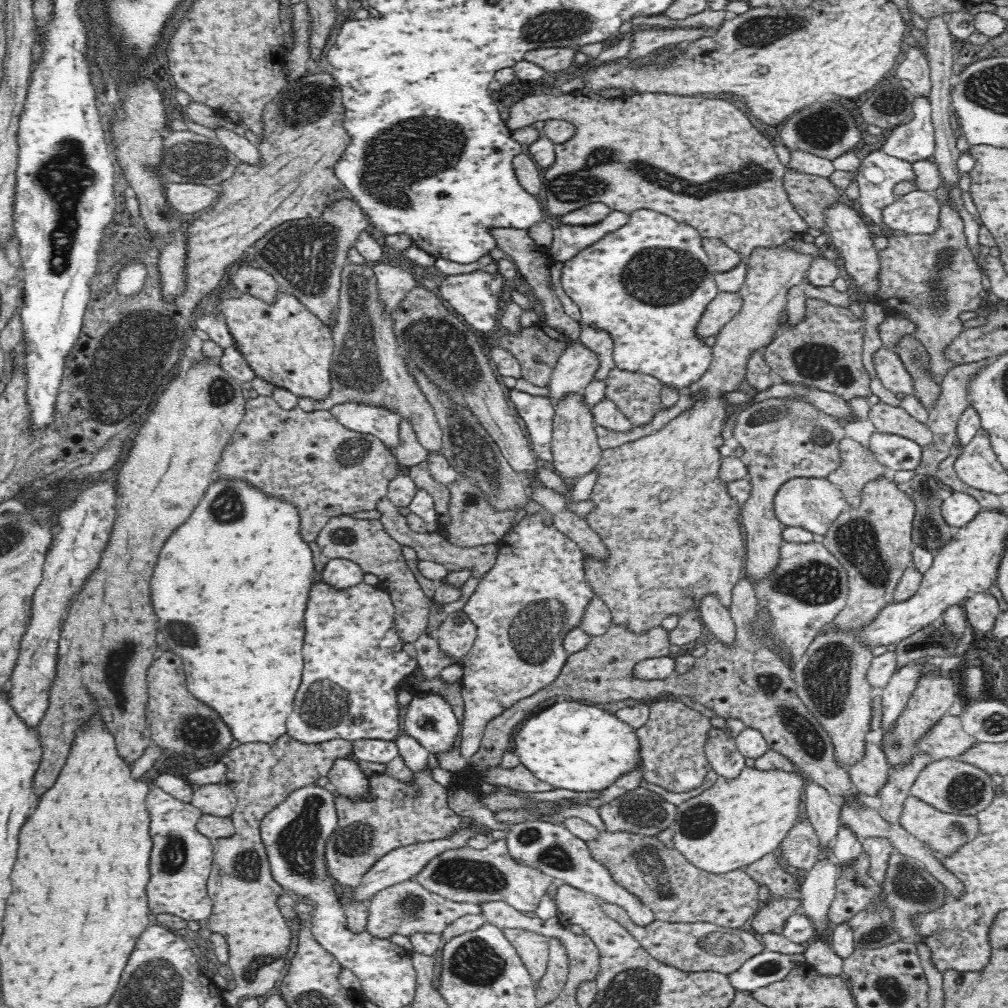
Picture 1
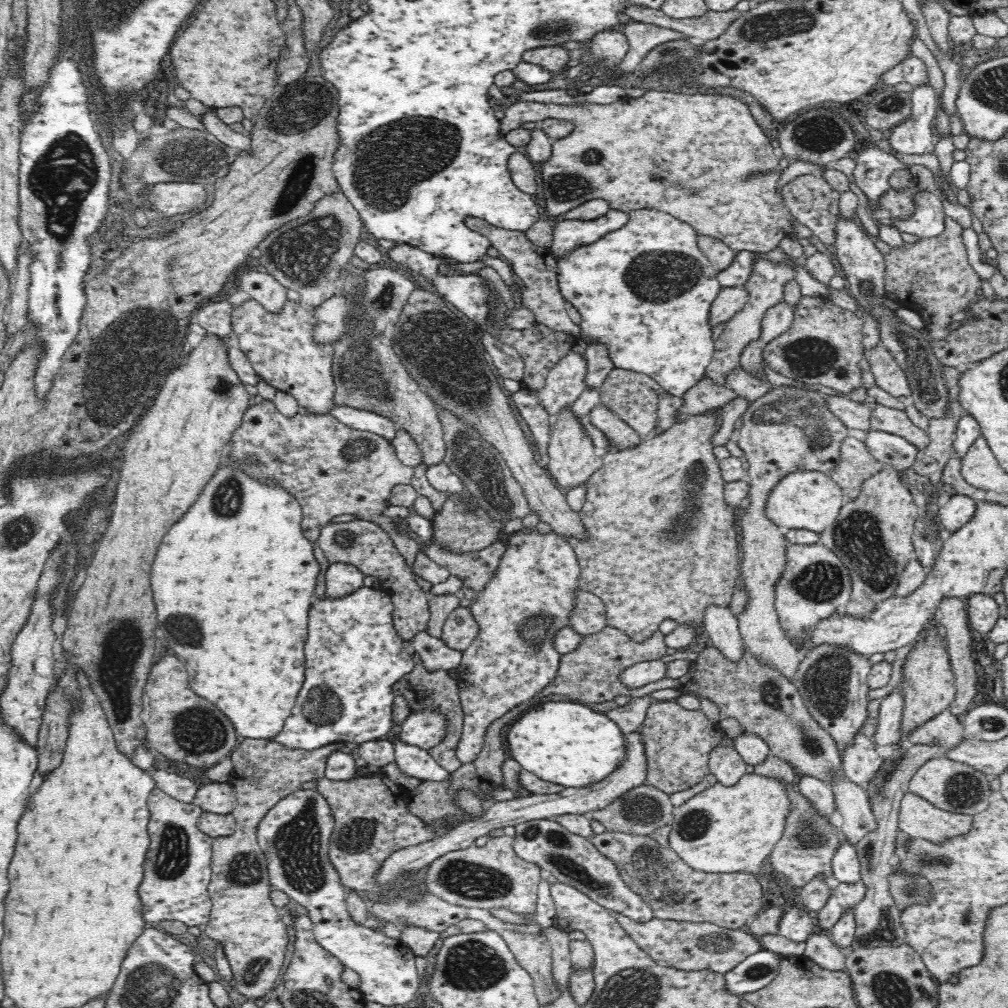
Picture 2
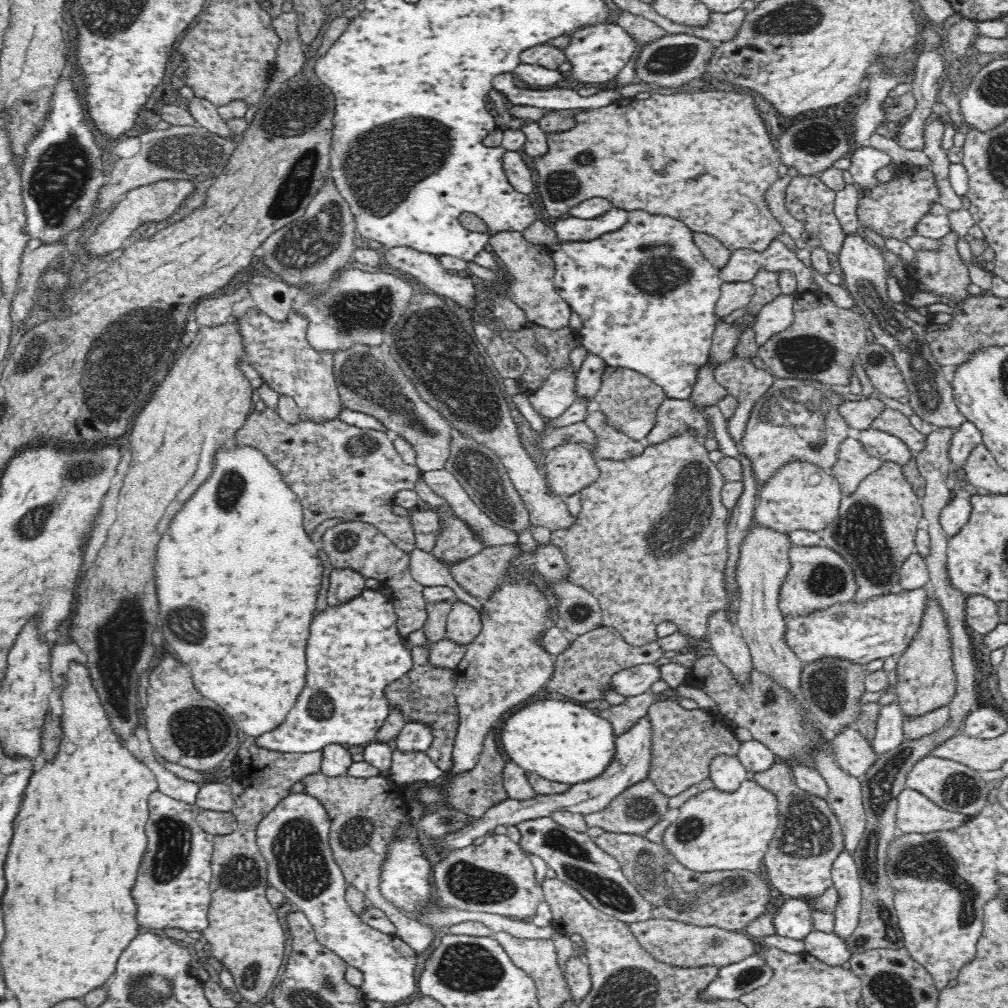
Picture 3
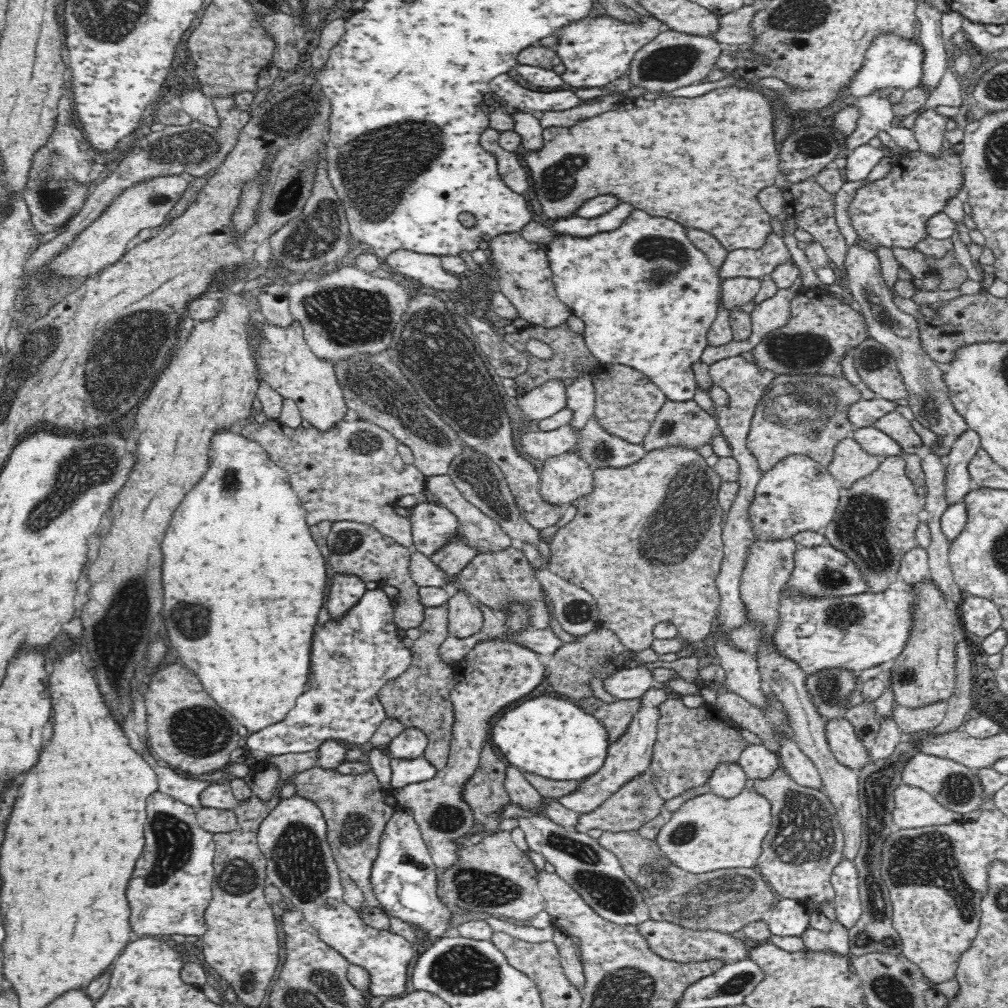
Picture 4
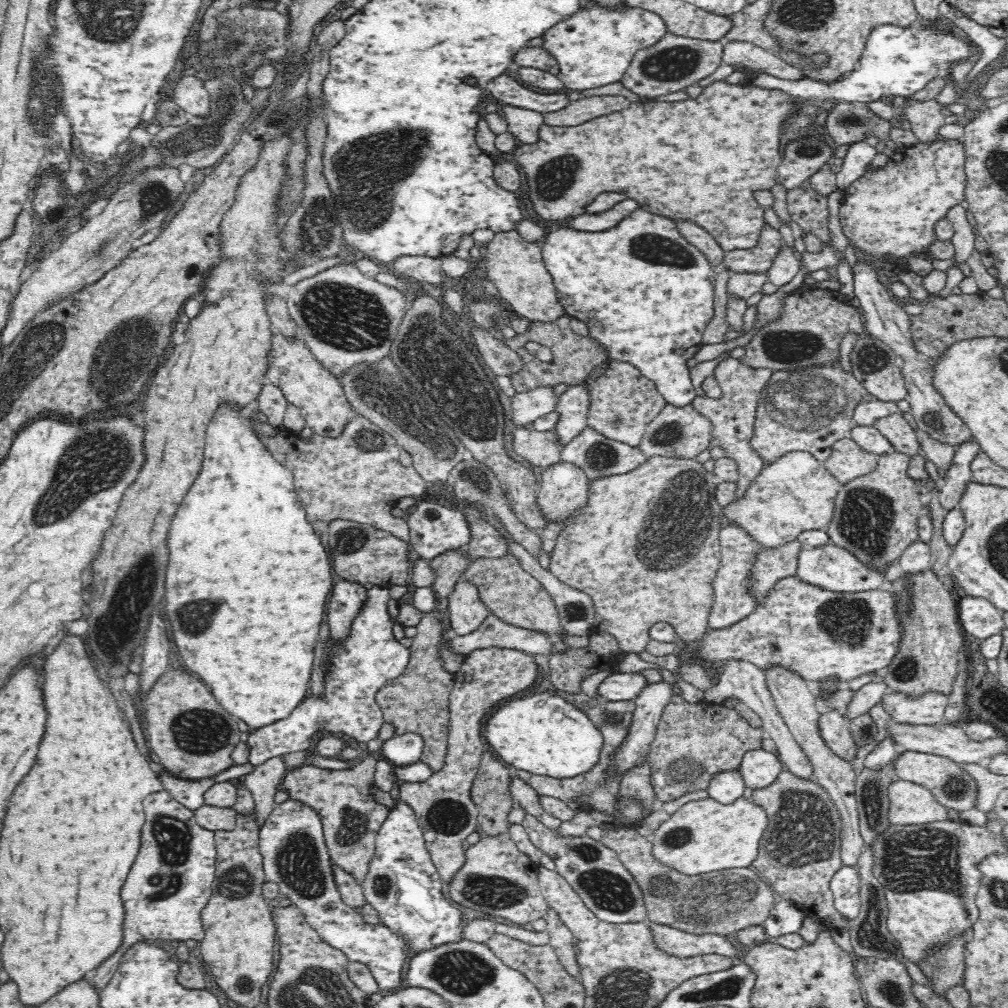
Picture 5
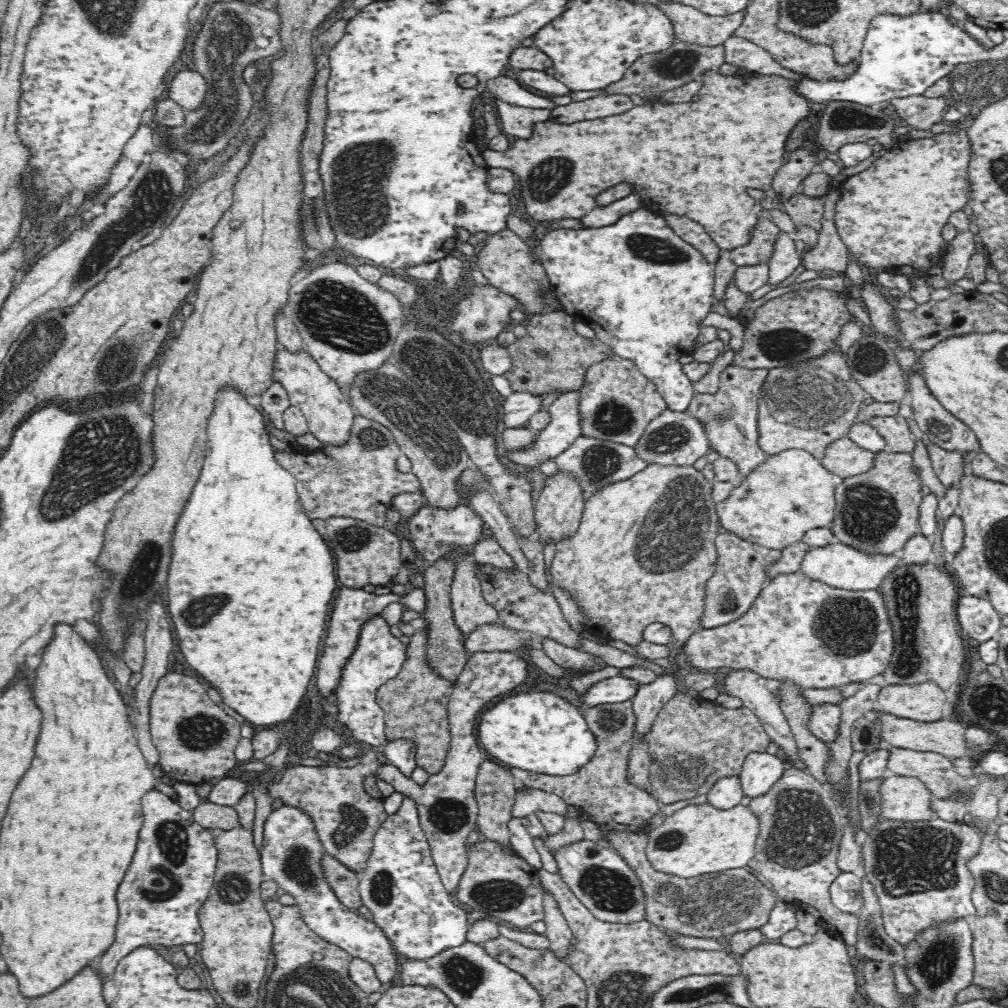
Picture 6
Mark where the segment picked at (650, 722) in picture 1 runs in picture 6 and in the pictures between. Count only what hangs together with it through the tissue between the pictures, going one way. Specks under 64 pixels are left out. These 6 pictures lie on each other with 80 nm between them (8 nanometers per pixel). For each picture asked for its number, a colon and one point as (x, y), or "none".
2: (678, 742)
3: (685, 742)
4: (691, 743)
5: (693, 743)
6: (693, 743)

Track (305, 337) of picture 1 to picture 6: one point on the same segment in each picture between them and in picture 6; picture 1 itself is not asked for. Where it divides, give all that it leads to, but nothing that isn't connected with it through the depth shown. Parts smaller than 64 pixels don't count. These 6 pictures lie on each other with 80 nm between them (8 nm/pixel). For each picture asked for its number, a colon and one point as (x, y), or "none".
2: (280, 347)
3: (280, 353)
4: (286, 362)
5: (293, 368)
6: (329, 413)

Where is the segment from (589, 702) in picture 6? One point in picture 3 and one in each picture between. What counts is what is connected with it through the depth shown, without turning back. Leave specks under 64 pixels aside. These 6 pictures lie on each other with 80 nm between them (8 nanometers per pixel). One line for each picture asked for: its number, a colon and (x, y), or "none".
3: (637, 680)
4: (625, 684)
5: (620, 687)

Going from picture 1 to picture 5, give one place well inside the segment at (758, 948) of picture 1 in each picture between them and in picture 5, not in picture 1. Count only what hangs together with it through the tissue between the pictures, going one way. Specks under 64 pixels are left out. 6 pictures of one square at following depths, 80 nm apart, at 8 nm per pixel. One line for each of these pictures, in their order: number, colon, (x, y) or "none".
2: (688, 946)
3: (681, 944)
4: (672, 941)
5: (676, 942)

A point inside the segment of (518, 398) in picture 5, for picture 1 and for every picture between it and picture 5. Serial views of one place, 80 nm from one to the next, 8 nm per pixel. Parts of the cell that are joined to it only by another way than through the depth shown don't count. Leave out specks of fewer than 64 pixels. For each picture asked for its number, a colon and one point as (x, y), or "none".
1: (575, 368)
2: (563, 384)
3: (557, 393)
4: (546, 399)

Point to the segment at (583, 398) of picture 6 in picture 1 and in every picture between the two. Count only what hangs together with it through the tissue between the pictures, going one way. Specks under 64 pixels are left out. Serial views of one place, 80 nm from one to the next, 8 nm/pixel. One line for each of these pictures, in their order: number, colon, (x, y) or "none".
1: (637, 395)
2: (633, 397)
3: (630, 400)
4: (626, 401)
5: (623, 402)

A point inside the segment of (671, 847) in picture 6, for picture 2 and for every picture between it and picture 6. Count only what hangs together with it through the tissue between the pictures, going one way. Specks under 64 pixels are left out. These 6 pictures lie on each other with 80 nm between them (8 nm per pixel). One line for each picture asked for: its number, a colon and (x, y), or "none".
2: (722, 829)
3: (714, 830)
4: (708, 833)
5: (702, 836)

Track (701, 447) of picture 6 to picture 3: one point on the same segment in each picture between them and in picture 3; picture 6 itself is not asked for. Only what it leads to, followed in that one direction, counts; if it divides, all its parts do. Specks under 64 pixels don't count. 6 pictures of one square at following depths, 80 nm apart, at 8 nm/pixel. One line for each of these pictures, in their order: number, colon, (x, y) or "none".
3: (674, 416)
4: (687, 425)
5: (681, 432)

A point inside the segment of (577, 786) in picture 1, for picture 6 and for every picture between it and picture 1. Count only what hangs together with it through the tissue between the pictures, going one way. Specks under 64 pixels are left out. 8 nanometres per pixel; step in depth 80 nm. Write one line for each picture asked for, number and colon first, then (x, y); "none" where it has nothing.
2: (566, 743)
3: (559, 740)
4: (550, 737)
5: (545, 735)
6: (539, 732)

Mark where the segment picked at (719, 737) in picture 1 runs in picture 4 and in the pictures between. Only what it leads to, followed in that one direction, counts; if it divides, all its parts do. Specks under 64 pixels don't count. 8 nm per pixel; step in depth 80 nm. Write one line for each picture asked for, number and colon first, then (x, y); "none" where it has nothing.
2: (726, 765)
3: (727, 773)
4: (728, 780)

